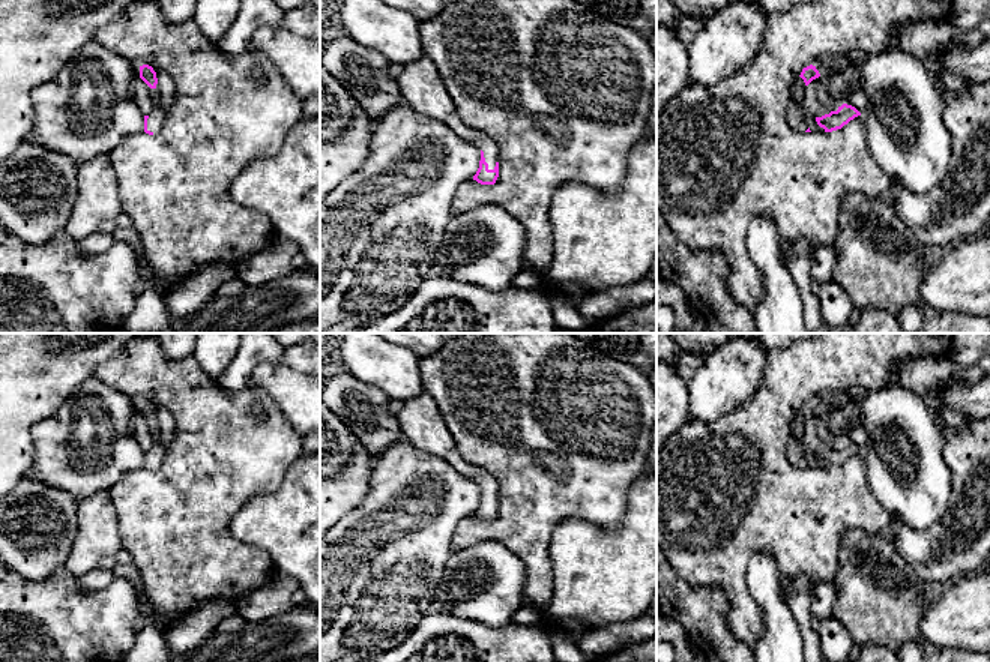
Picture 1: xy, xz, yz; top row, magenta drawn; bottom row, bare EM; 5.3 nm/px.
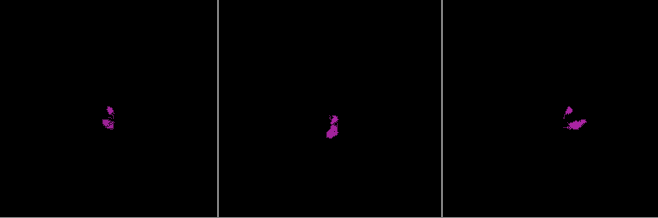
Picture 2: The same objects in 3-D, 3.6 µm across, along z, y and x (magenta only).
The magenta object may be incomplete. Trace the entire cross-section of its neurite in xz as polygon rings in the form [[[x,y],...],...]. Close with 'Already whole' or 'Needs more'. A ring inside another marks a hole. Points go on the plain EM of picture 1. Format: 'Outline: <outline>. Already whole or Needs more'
Outline: [[[422,392],[406,401],[397,414],[403,437],[427,455],[437,455],[461,474],[481,485],[481,497],[473,516],[481,521],[494,521],[499,513],[497,480],[481,467],[469,464],[455,446],[436,401]]]. Needs more

